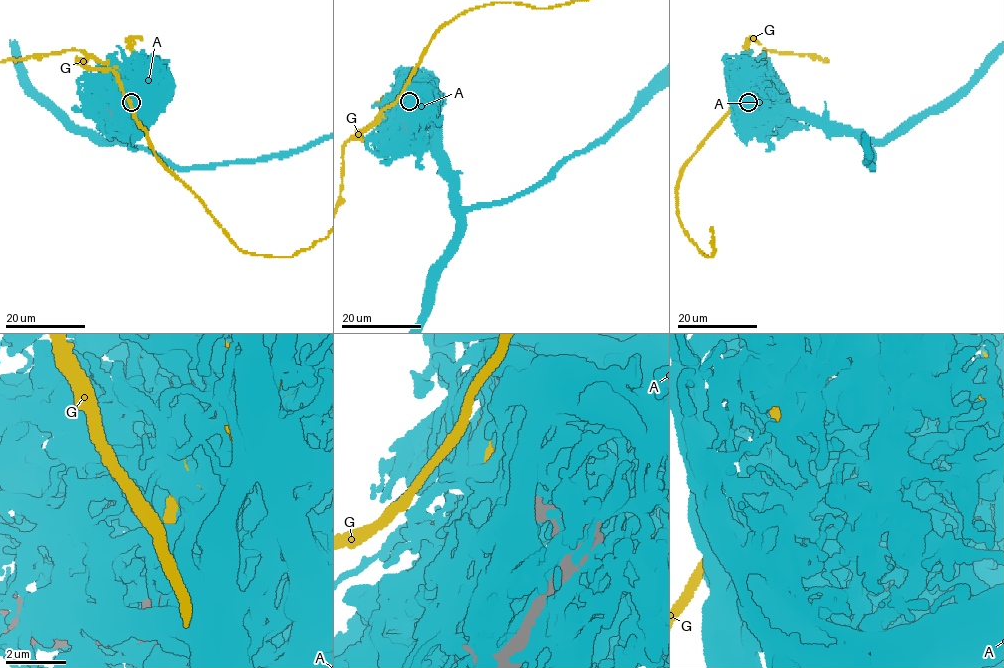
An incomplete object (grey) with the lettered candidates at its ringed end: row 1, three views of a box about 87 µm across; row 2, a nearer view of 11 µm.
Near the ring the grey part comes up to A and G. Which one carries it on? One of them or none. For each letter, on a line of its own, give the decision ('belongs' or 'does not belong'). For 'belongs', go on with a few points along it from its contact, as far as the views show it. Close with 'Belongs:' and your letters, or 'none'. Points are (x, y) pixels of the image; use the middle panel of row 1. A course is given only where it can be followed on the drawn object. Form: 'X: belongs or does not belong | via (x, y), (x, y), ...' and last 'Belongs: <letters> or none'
A: does not belong
G: belongs
Belongs: G

